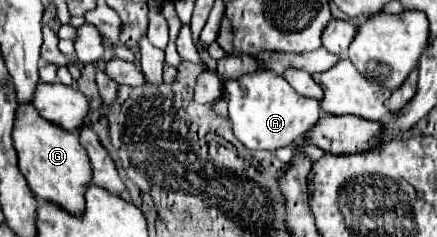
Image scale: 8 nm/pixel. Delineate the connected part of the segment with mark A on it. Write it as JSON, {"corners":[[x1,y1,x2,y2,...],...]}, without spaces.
{"corners":[[254,71,238,79,228,79,224,81,224,89,230,97,228,113,232,131,248,149,276,151,280,147,288,147,300,135,310,131,320,117,320,103,312,97,298,95,288,81,274,71]]}

